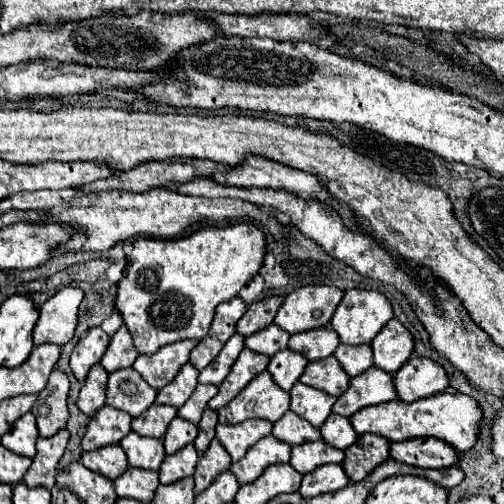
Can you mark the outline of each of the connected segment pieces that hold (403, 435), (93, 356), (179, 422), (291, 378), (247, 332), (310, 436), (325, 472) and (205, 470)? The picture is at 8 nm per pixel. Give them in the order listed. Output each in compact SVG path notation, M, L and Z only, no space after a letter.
M434 394L424 400L416 400L410 404L404 404L402 400L390 400L384 404L374 404L368 408L358 410L350 422L356 430L356 434L378 434L384 436L390 442L410 440L410 438L422 438L422 436L434 436L450 444L456 452L470 450L476 444L478 438L478 422L482 418L482 410L478 408L476 400L466 394Z
M90 328L88 334L74 346L70 356L70 368L78 382L84 382L90 366L98 364L108 348L108 334L102 328Z
M174 418L164 434L164 448L166 448L166 454L174 454L178 450L182 450L186 444L194 442L198 434L198 426L188 422L188 420L182 420L182 418Z
M286 348L286 350L276 352L276 354L270 358L270 364L268 364L266 370L270 372L272 380L274 380L282 390L288 392L288 390L298 382L298 378L302 376L306 364L308 364L308 360L306 360L302 354Z
M270 296L270 298L264 298L264 300L250 304L246 314L236 324L236 332L242 336L252 336L254 332L270 326L282 300L284 300L282 296Z
M290 410L278 422L274 422L272 436L278 438L280 442L290 444L290 446L302 444L308 440L320 440L318 428L314 428L310 422L304 422L300 416L292 414Z
M324 464L324 466L316 468L312 474L306 474L302 478L302 486L298 492L304 498L314 498L314 496L320 496L326 492L342 490L348 484L350 484L350 480L340 464Z
M214 438L208 446L208 450L200 456L198 464L196 464L196 472L194 472L194 482L196 482L196 488L194 492L200 494L202 490L206 490L214 478L218 474L222 474L224 470L228 470L232 464L228 452L224 450L224 446Z

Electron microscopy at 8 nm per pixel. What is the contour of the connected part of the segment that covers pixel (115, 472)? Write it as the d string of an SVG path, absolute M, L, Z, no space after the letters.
M110 444L110 446L104 446L104 448L92 450L88 454L82 454L82 464L88 470L98 472L98 474L102 474L110 480L118 478L128 468L126 454L118 444Z

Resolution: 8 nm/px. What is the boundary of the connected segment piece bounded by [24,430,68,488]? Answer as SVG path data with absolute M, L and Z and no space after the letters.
M60 430L50 438L38 438L36 442L36 456L32 460L32 466L24 474L24 484L30 488L54 486L54 476L58 472L58 462L66 450L68 444L68 430Z

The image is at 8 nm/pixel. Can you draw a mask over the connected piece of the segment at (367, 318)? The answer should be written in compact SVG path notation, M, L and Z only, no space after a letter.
M348 290L338 304L330 324L344 344L370 344L392 318L392 306L380 292Z

